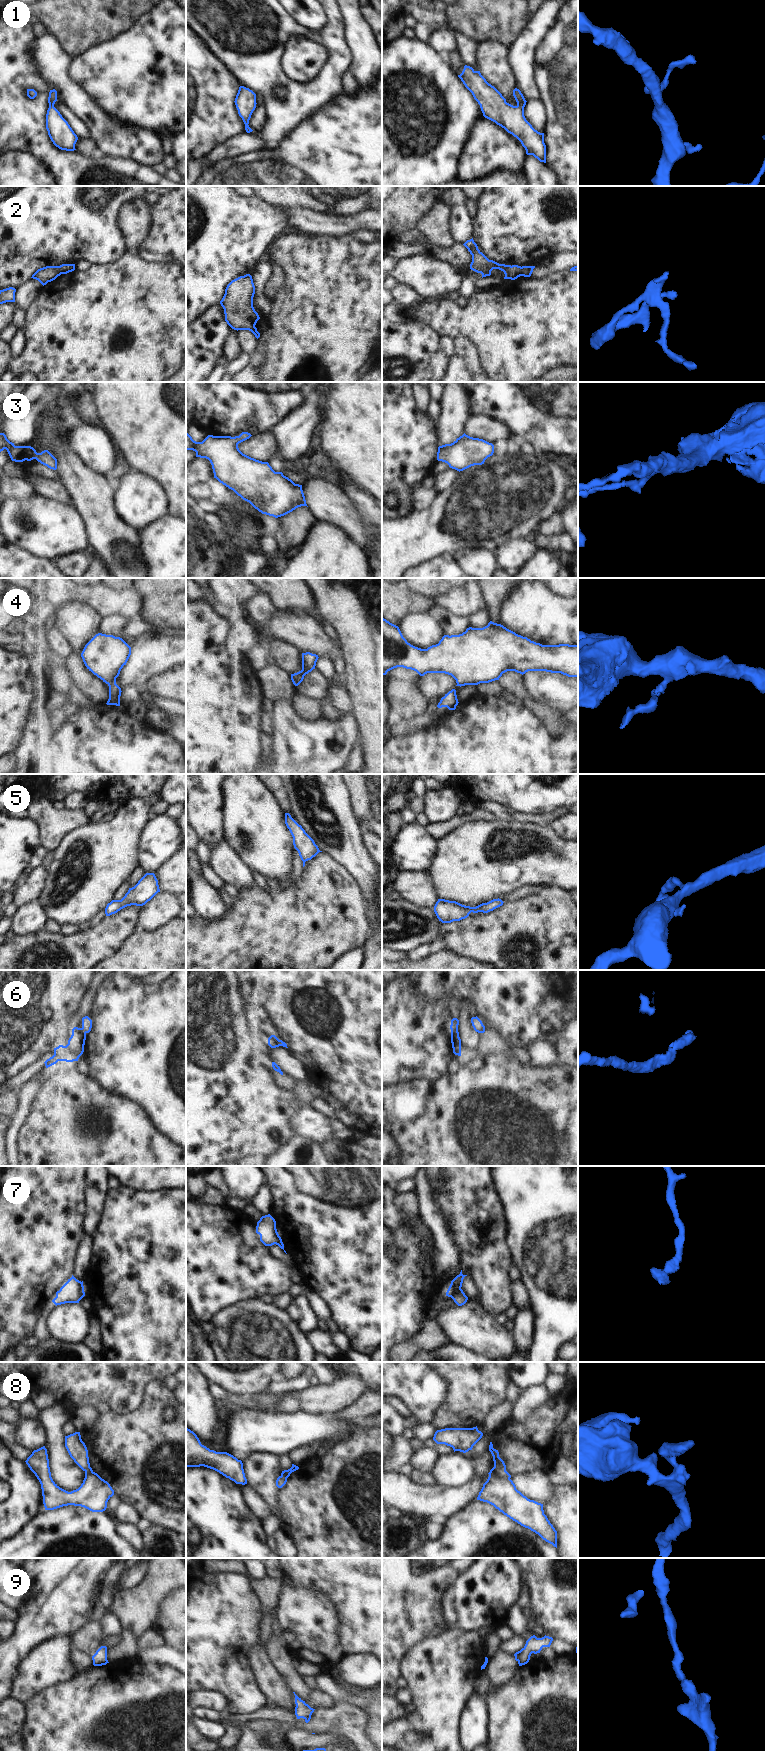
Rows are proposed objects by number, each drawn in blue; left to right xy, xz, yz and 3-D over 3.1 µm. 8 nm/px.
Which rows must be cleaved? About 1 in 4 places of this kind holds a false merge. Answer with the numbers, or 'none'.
6

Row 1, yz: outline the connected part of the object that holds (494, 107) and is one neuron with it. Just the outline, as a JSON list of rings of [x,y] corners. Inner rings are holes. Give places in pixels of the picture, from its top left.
[[[465,65],[458,77],[480,105],[485,118],[516,137],[525,148],[527,155],[533,155],[540,162],[546,163],[544,133],[535,130],[526,120],[524,107],[527,101],[519,89],[513,90],[513,96],[517,102],[517,105],[513,106],[507,103],[502,94],[486,81],[480,71]]]

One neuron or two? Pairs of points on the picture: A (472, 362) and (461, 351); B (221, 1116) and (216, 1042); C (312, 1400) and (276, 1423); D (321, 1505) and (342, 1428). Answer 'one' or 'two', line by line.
A: one
B: one
C: two
D: two

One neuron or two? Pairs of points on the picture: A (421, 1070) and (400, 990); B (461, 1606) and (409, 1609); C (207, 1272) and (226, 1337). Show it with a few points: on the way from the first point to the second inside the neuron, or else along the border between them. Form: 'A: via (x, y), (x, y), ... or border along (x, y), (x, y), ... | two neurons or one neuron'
A: via (416, 1050), (400, 1034), (400, 1010) | one neuron
B: border along (449, 1585), (440, 1599), (440, 1612), (446, 1629) | two neurons
C: border along (240, 1301), (220, 1310), (209, 1321) | two neurons

